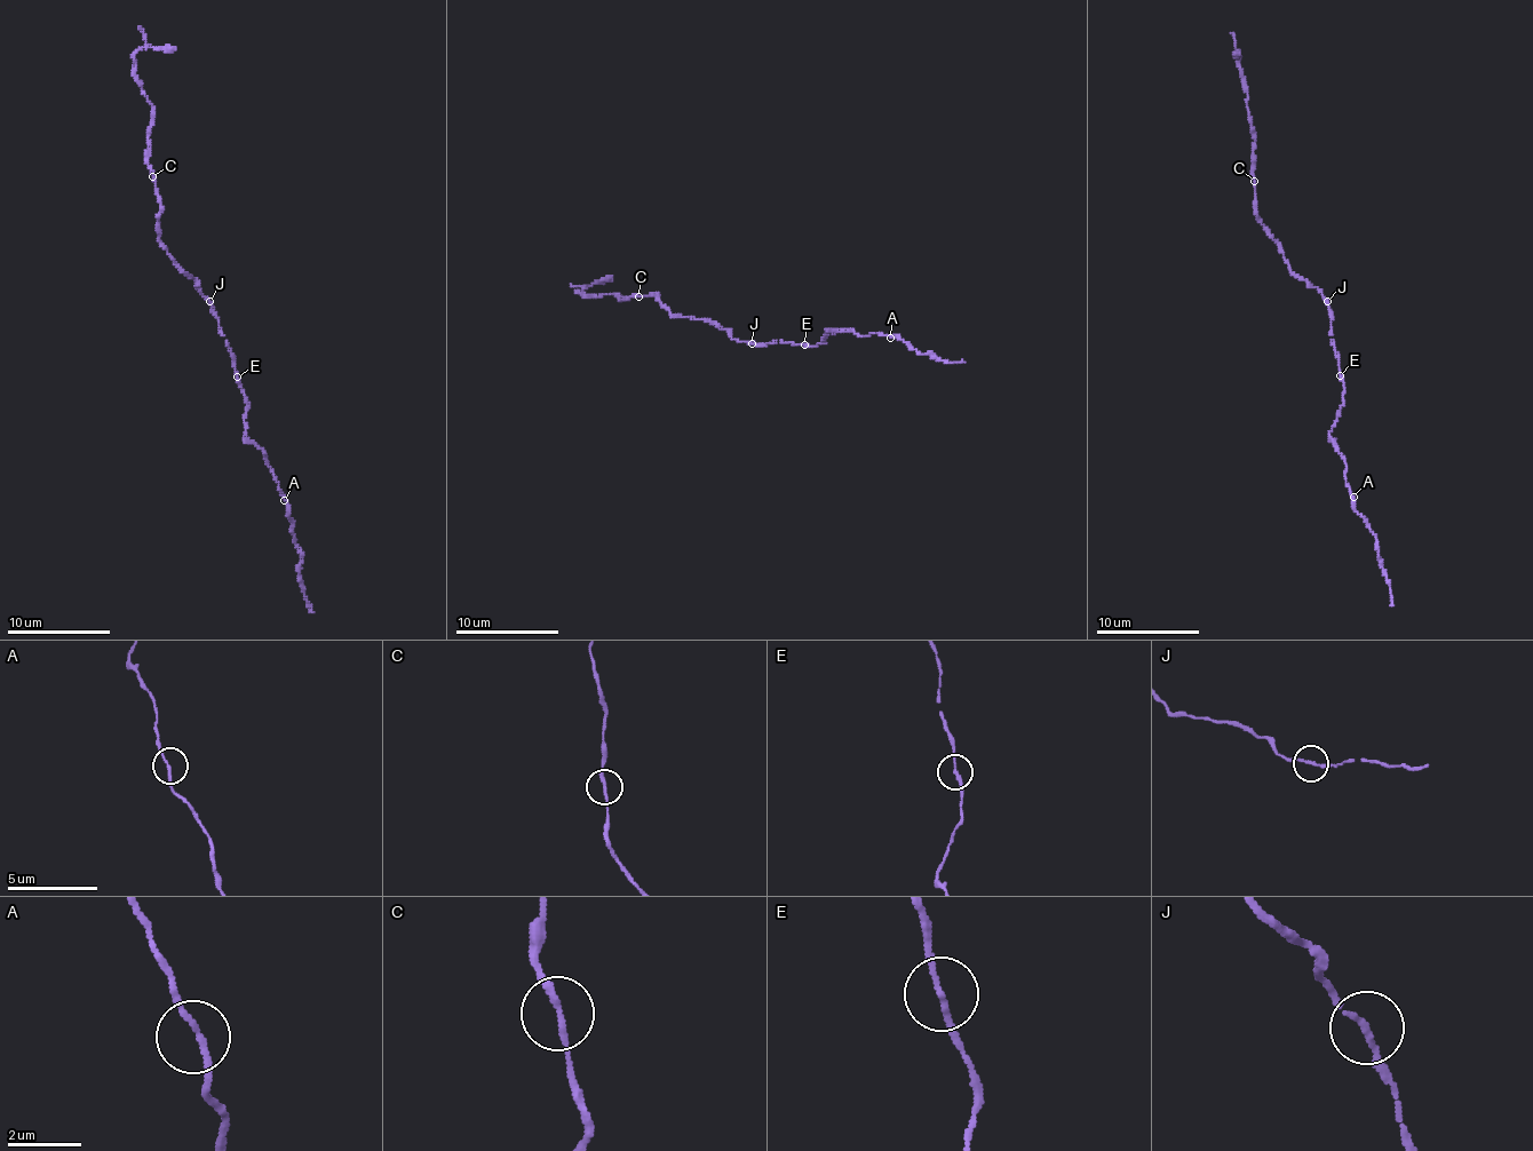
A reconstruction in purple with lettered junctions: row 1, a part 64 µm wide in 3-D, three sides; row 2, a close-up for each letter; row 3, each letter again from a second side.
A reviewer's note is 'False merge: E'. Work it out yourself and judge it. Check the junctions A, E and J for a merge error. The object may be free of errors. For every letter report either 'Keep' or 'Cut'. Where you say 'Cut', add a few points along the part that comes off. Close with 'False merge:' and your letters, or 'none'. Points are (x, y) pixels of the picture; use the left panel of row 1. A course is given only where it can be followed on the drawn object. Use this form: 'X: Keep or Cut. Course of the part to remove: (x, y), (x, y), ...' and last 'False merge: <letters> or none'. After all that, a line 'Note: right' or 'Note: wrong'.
A: Keep
E: Keep
J: Keep
False merge: none
Note: wrong

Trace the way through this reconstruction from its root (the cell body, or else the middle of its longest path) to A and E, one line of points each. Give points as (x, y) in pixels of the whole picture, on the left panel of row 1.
A: (214, 310), (245, 395), (246, 435), (263, 451), (284, 500)
E: (214, 310), (237, 376)

